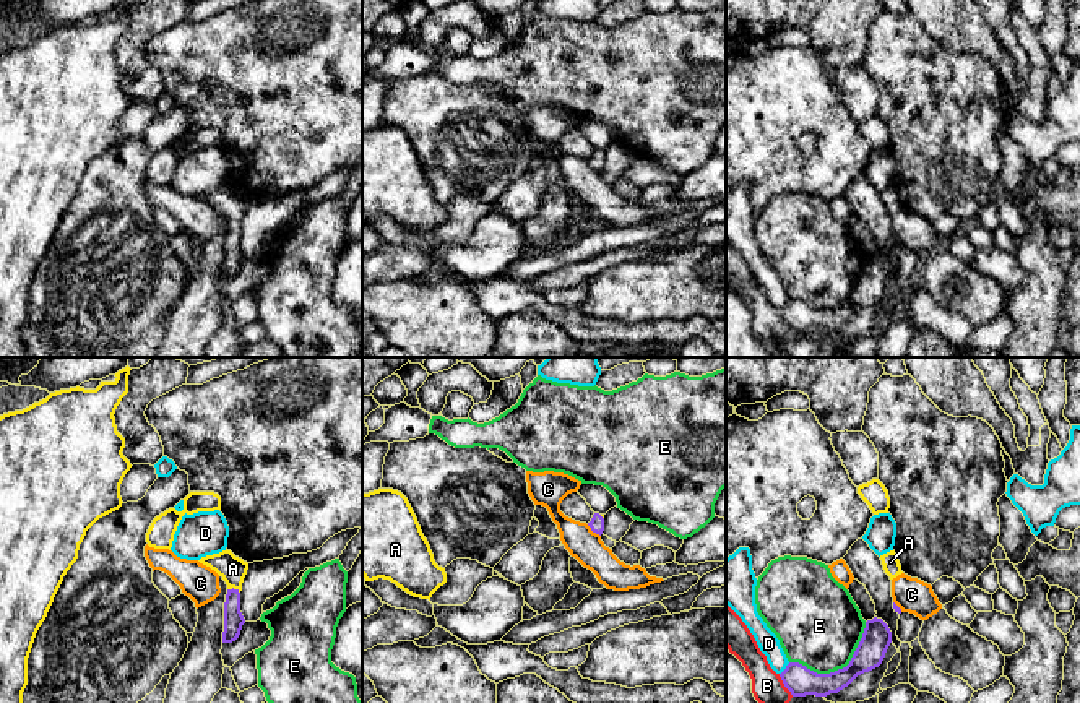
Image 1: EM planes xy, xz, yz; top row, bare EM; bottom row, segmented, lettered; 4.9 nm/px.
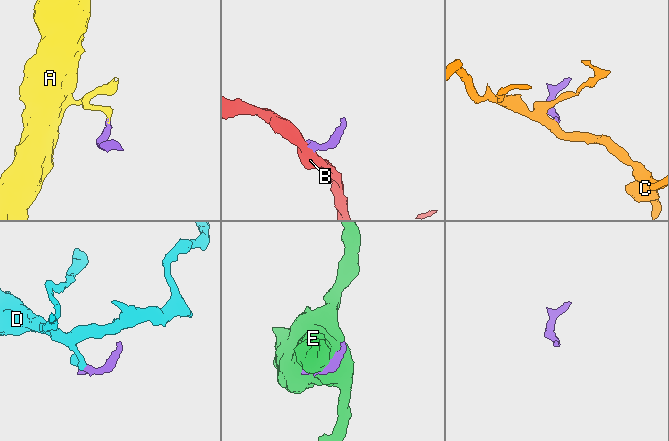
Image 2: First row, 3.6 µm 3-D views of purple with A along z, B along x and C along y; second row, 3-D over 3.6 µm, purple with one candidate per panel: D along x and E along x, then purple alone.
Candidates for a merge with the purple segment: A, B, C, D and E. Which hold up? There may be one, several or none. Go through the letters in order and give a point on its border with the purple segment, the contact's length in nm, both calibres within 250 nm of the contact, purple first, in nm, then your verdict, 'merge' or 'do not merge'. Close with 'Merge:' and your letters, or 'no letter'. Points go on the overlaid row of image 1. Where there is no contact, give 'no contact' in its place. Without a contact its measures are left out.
A: xy (233, 588) | 70 nm | 100/130 nm | merge
B: yz (785, 685) | 130 nm | 150/160 nm | do not merge
C: xz (593, 531) | 90 nm | 70/160 nm | do not merge
D: yz (785, 669) | 80 nm | 150/100 nm | do not merge
E: yz (838, 669) | 440 nm | 150/420 nm | do not merge
Merge: A

